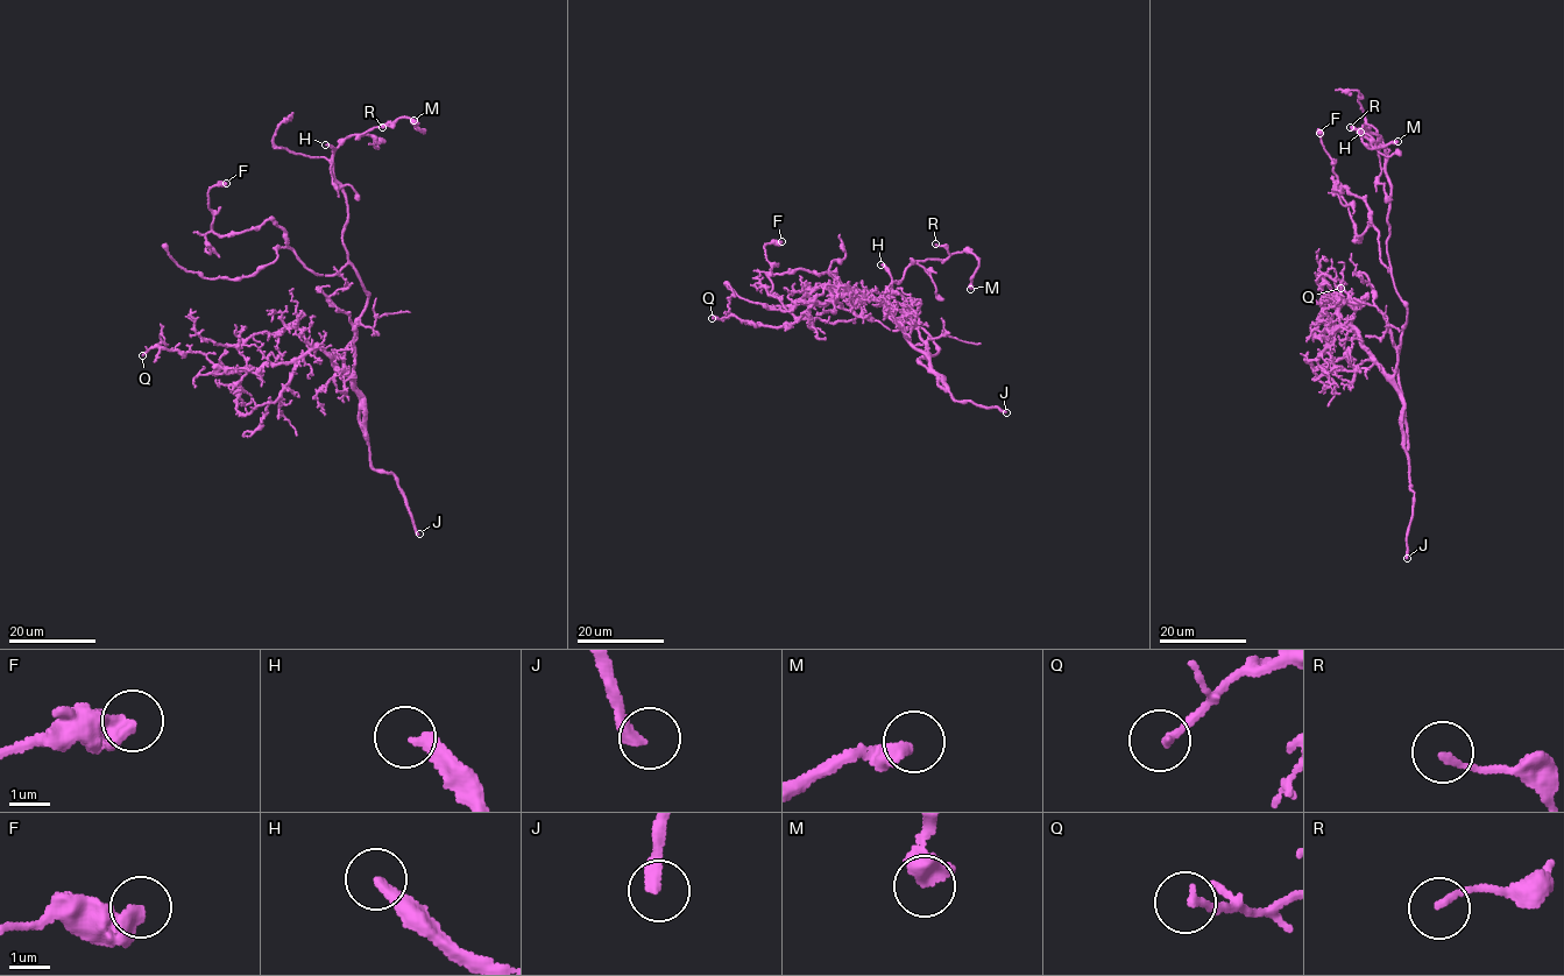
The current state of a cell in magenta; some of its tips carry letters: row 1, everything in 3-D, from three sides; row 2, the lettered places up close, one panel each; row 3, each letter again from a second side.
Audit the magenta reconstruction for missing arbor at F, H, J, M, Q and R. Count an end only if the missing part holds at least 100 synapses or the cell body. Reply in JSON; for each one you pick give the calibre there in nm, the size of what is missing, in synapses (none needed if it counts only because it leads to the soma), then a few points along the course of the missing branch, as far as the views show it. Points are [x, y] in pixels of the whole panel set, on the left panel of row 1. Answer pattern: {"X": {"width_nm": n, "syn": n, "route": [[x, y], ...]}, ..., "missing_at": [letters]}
{"H": {"width_nm": 260, "syn": 140, "route": [[325, 145], [333, 127], [325, 97], [308, 87], [277, 92], [226, 138], [220, 157], [231, 184], [203, 200]]}, "J": {"width_nm": 280, "route": [[419, 534], [495, 621], [515, 605], [497, 609], [482, 621], [480, 617]]}, "missing_at": ["H", "J"]}

